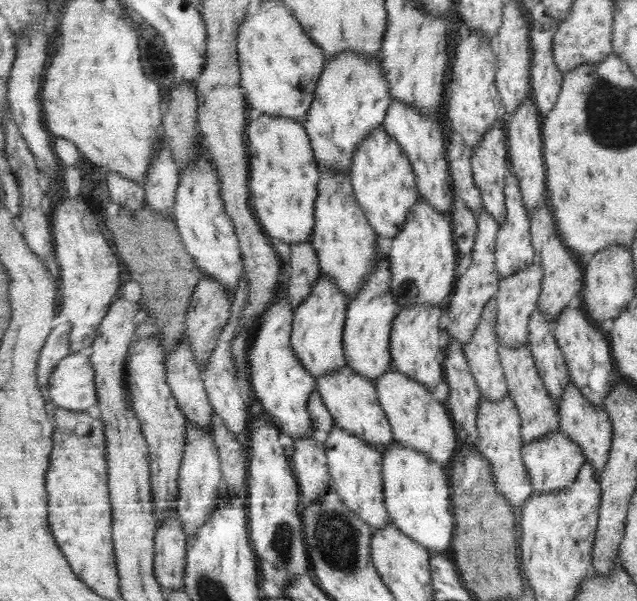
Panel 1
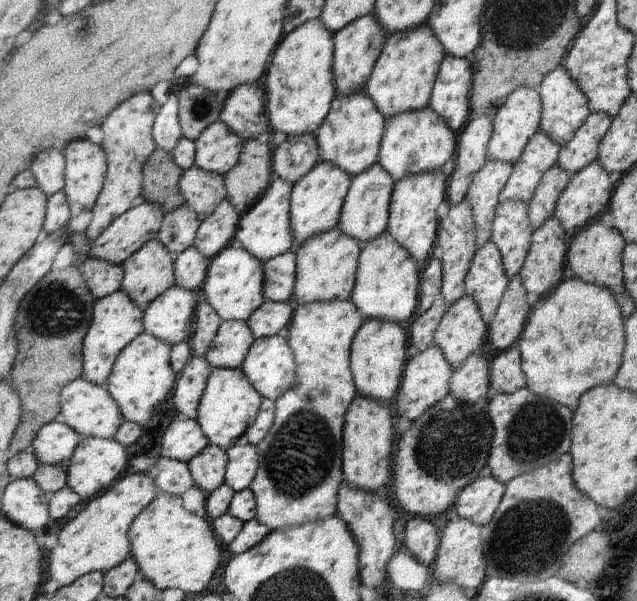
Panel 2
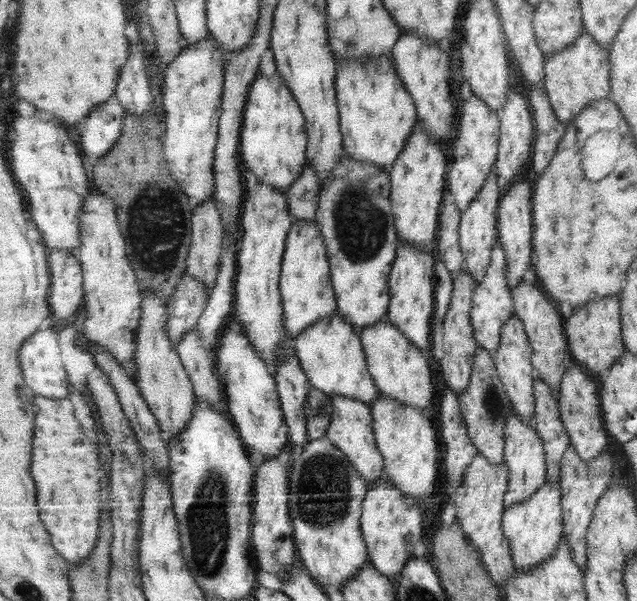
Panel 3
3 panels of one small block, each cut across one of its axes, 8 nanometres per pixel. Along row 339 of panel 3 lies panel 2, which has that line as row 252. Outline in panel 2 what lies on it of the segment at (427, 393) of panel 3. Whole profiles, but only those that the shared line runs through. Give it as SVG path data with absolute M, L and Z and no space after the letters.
M385 230L375 240L363 244L359 259L359 270L354 295L355 306L363 312L365 319L389 320L389 322L409 323L413 318L419 300L419 270L407 248L399 244L391 232Z

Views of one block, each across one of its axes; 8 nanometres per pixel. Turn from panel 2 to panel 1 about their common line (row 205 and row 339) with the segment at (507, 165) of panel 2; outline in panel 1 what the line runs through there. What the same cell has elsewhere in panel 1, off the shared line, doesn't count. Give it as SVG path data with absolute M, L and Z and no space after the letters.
M498 298L486 304L471 342L465 345L470 369L482 389L482 398L499 401L509 394L506 372L500 356L498 337Z

